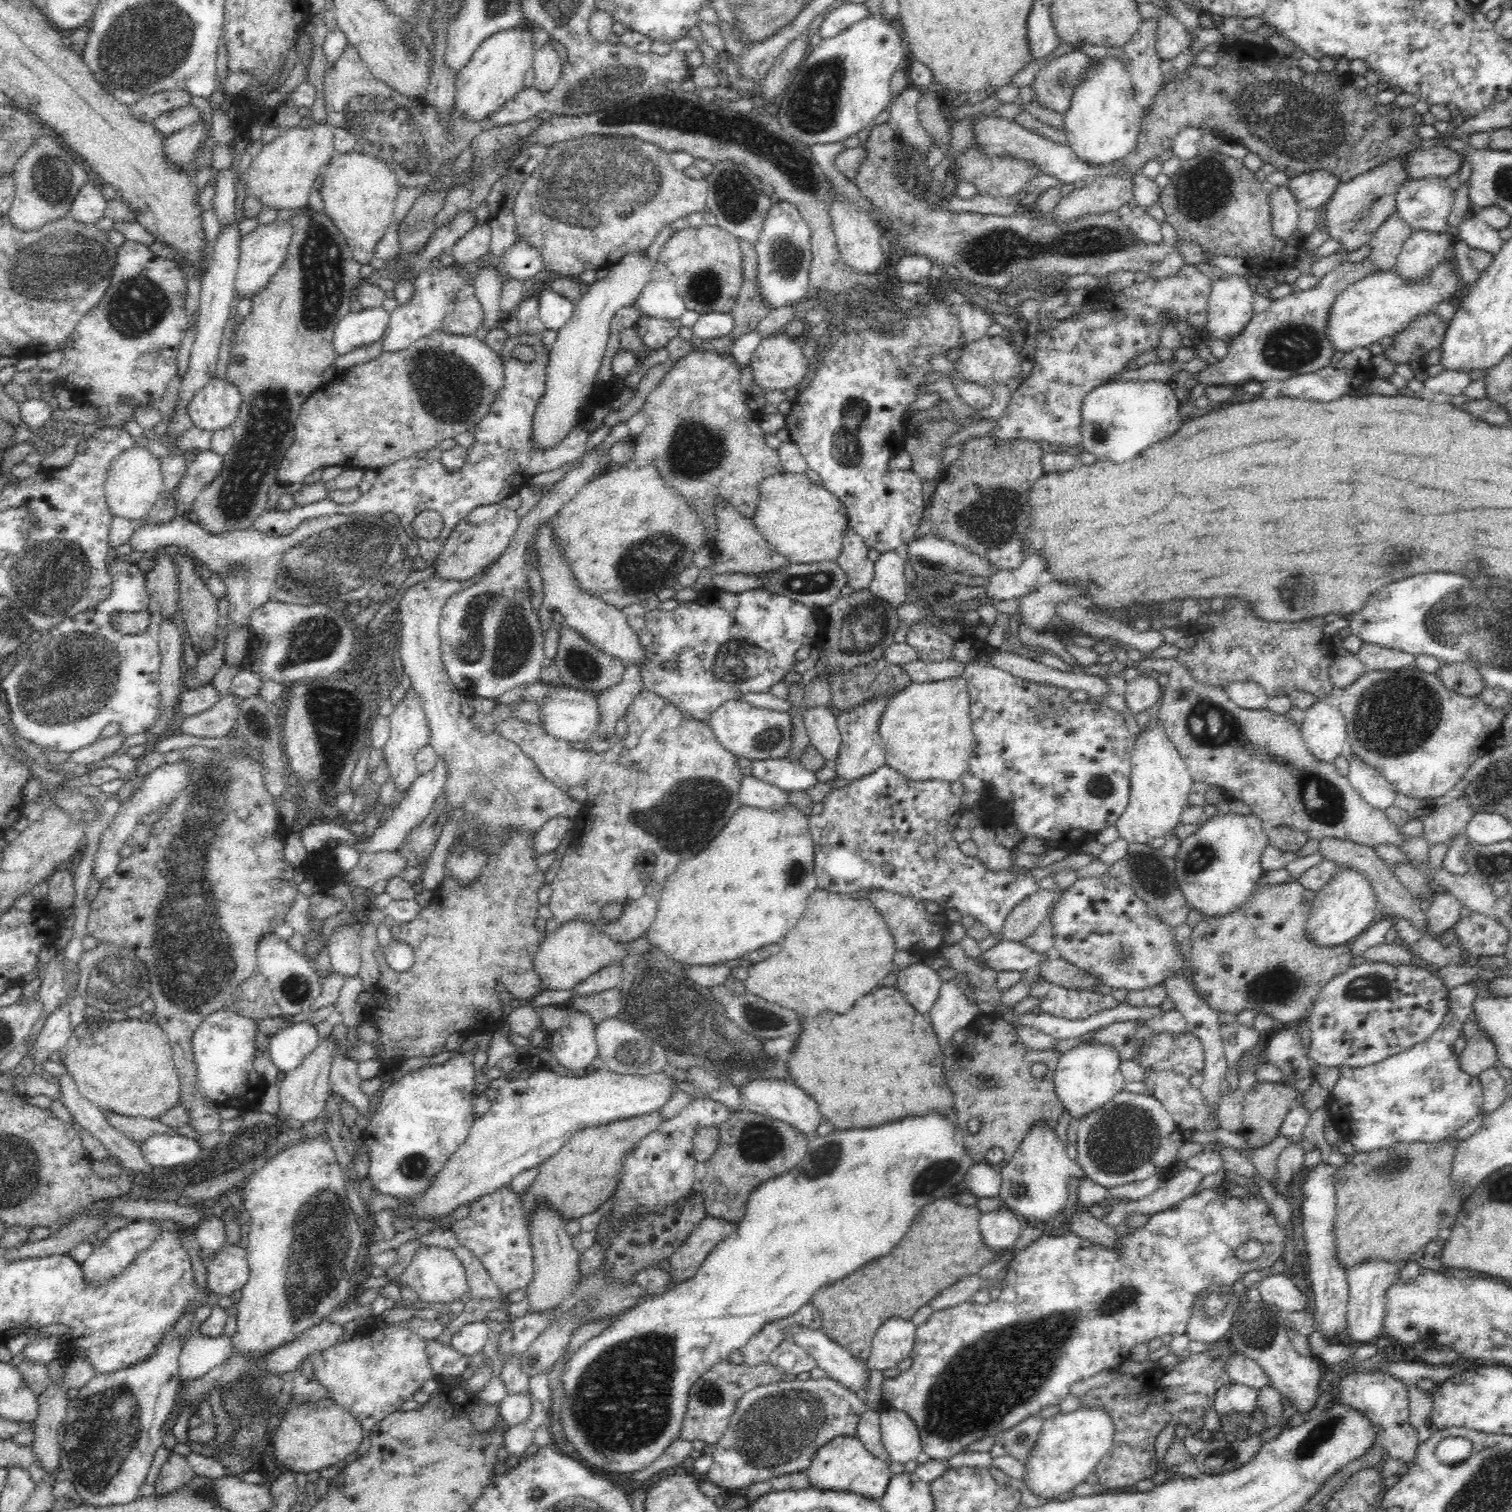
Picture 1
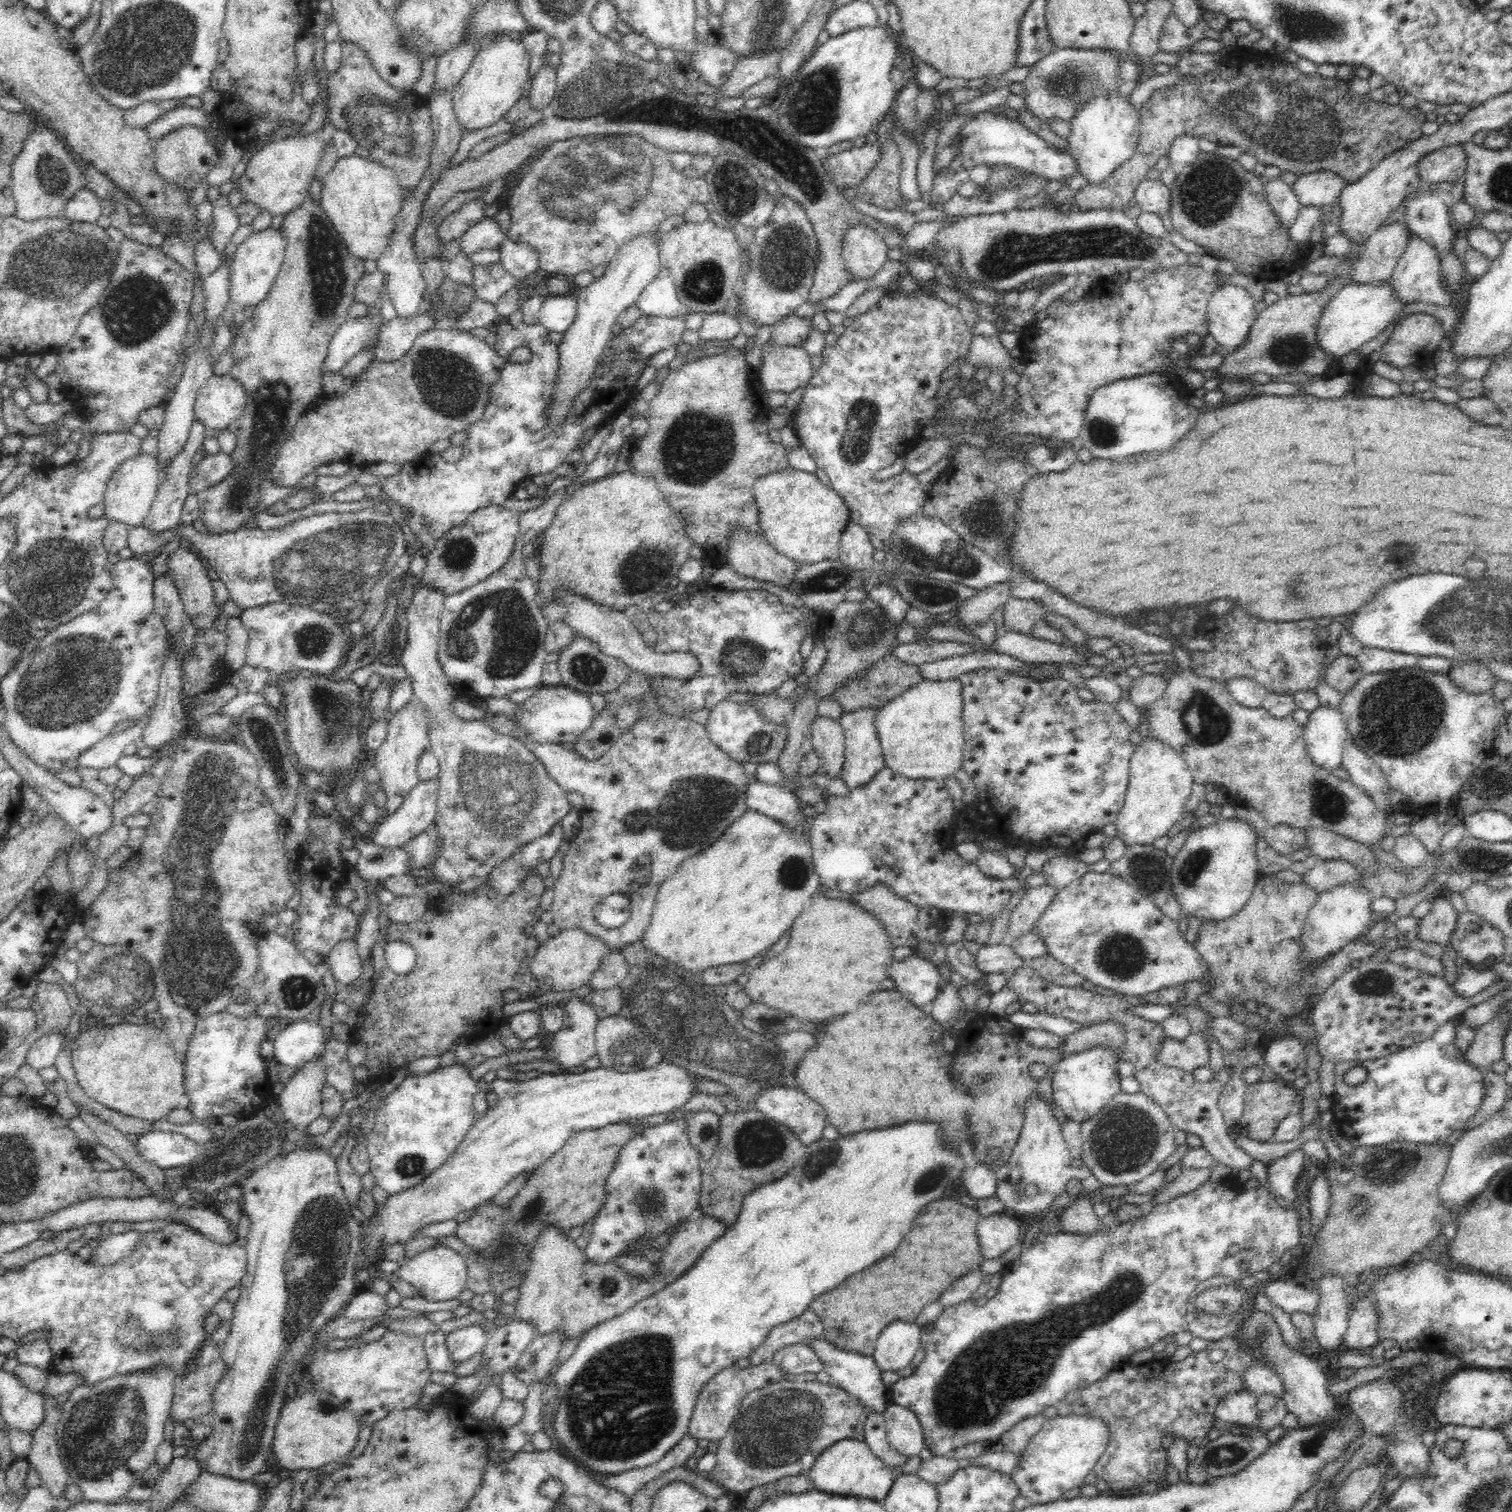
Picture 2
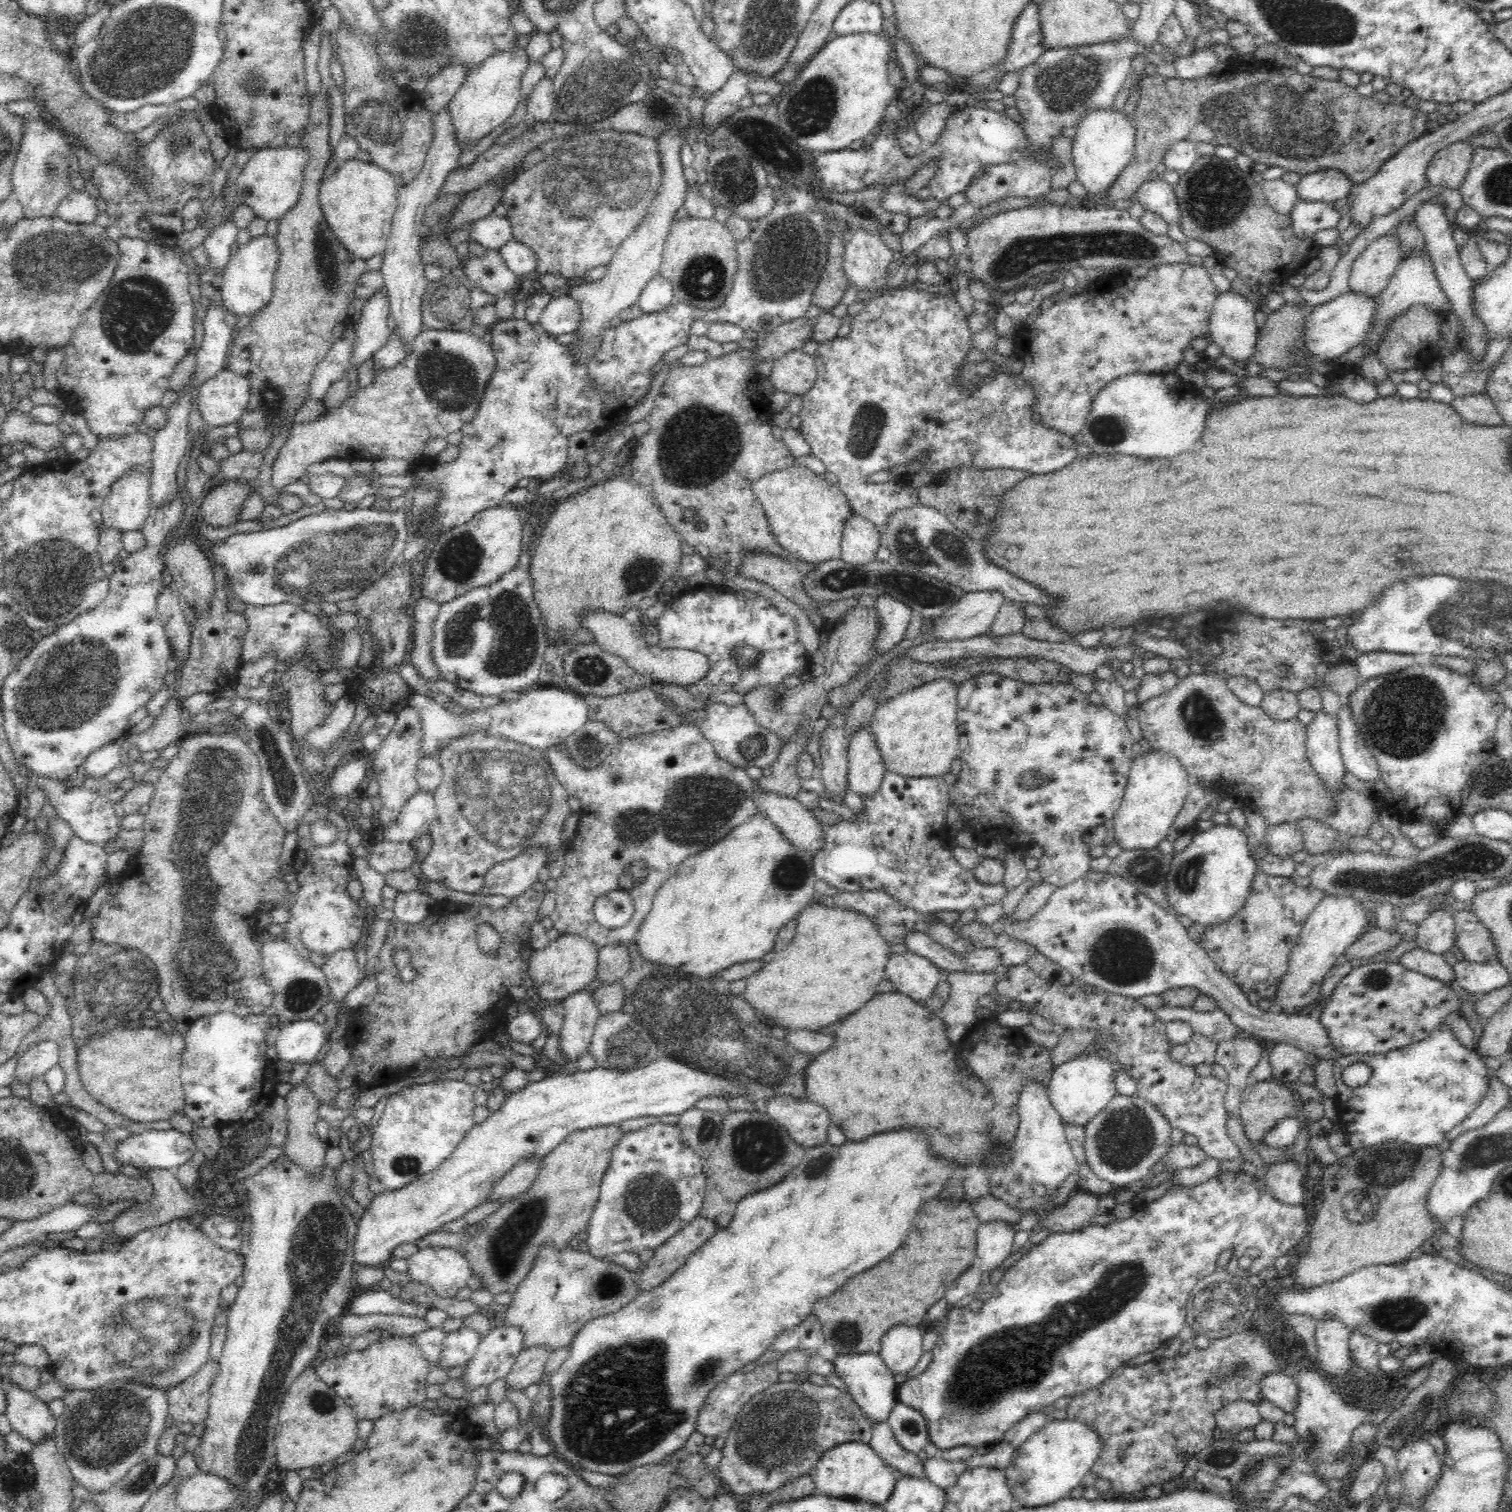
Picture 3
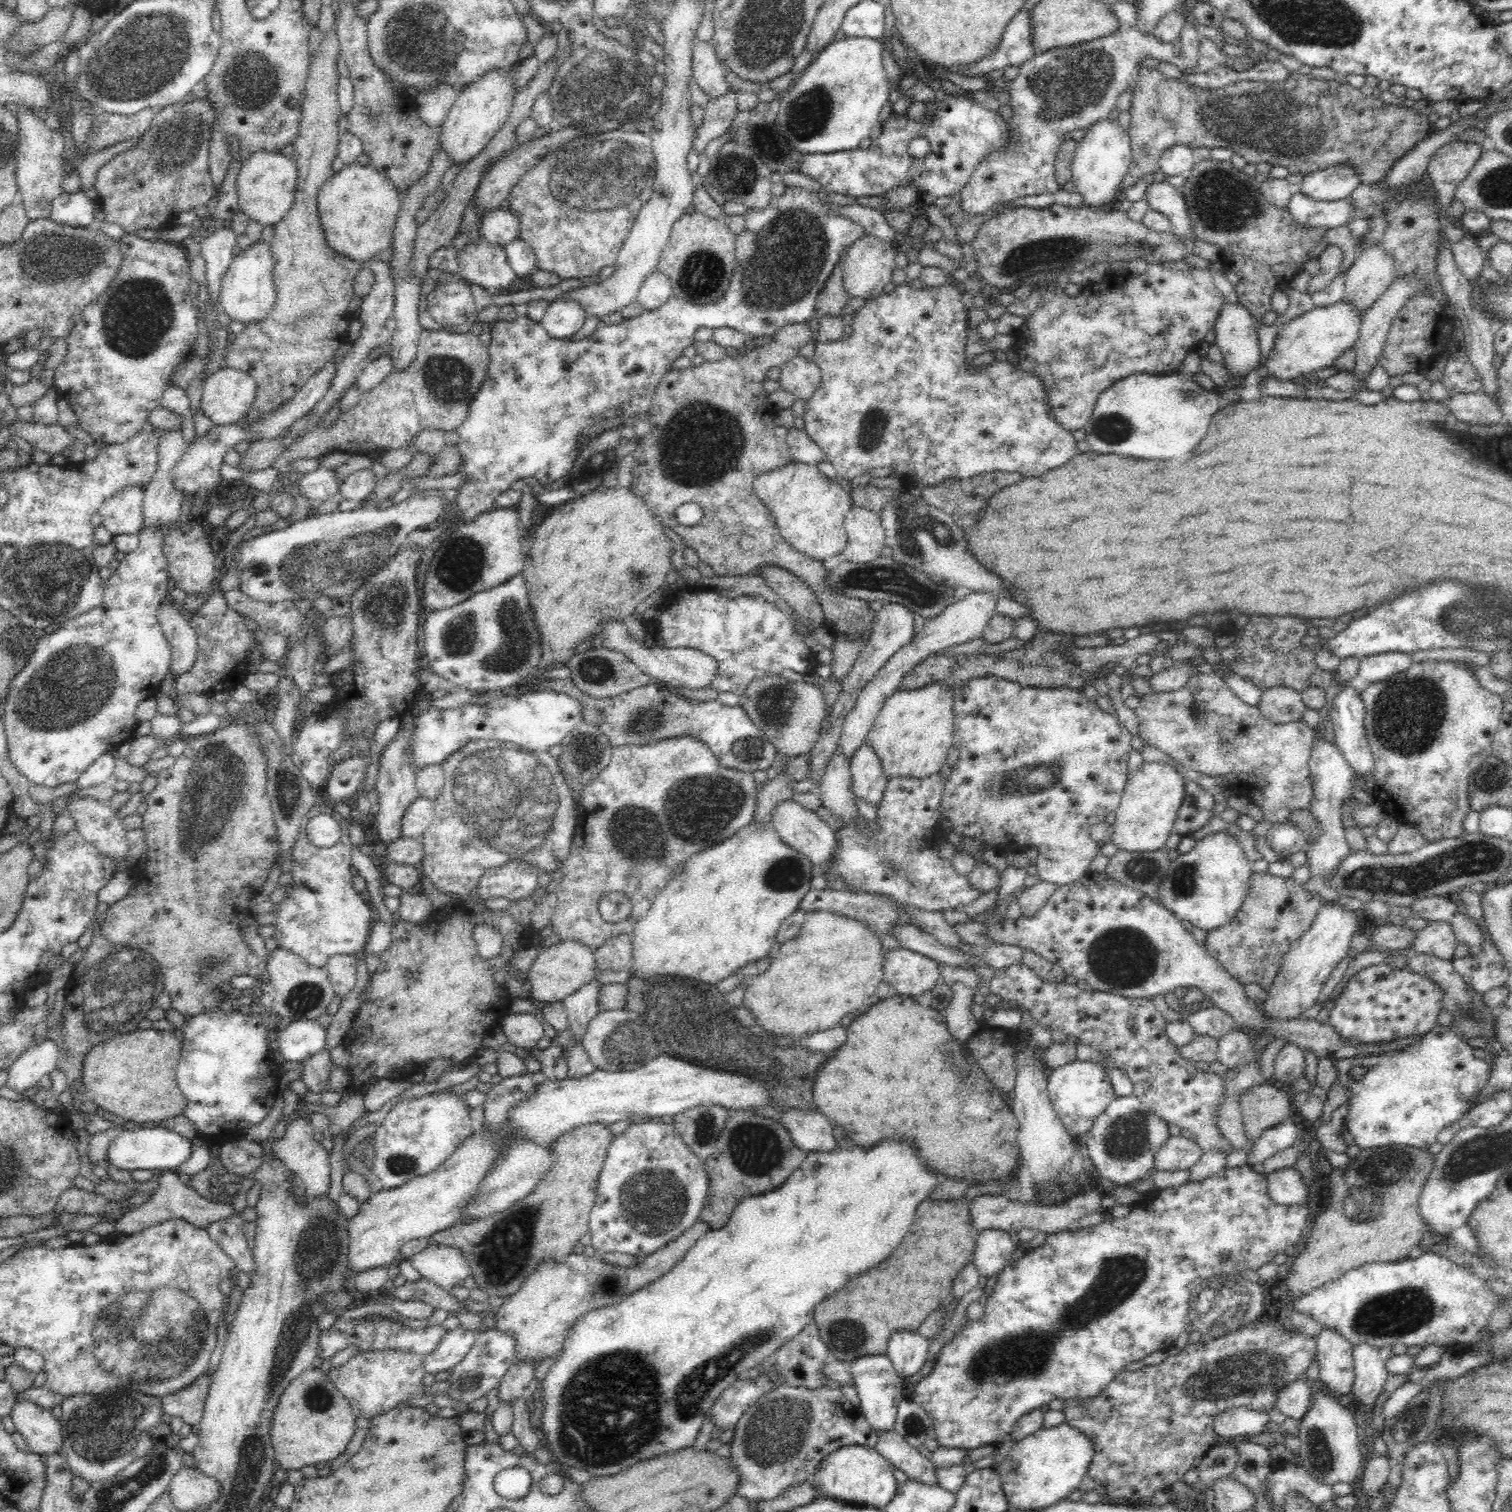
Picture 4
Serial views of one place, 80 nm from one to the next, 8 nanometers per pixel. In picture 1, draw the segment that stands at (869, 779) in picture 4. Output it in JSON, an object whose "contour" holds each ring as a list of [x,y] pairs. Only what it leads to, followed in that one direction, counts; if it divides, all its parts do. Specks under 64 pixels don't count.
{"contour":[[[876,692],[862,704],[836,715],[836,726],[840,731],[840,748],[836,752],[833,768],[839,779],[854,781],[862,776],[869,776],[870,772],[887,764],[885,744],[879,735],[879,722],[892,695],[894,694]]]}

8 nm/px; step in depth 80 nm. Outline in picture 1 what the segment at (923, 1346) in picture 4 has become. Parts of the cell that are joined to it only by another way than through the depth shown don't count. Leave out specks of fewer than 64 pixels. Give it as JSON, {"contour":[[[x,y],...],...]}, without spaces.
{"contour":[[[892,1316],[878,1328],[866,1366],[874,1370],[894,1368],[902,1360],[906,1360],[912,1352],[916,1339],[916,1328],[911,1320]]]}

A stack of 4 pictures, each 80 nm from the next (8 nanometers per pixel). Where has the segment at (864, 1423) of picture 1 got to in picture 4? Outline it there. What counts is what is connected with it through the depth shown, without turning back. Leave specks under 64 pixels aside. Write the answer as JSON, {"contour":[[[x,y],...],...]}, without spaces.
{"contour":[[[884,1430],[884,1432],[878,1432],[878,1440],[876,1440],[874,1448],[894,1468],[905,1472],[909,1479],[924,1484],[936,1485],[936,1482],[938,1482],[933,1462],[924,1457],[919,1449],[906,1443],[906,1440],[896,1431]]]}

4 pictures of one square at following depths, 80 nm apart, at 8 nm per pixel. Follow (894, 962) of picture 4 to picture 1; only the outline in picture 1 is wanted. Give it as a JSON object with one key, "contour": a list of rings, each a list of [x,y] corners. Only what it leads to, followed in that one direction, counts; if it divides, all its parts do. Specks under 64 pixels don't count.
{"contour":[[[920,959],[911,966],[896,971],[896,987],[903,992],[908,1003],[920,1014],[931,1012],[943,982],[940,975]]]}

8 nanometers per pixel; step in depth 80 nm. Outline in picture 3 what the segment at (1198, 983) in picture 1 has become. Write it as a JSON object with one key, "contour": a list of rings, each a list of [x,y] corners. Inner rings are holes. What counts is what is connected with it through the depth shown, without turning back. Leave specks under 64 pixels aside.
{"contour":[[[1259,870],[1254,876],[1250,894],[1239,912],[1226,920],[1226,923],[1207,927],[1197,943],[1226,978],[1236,983],[1242,992],[1248,994],[1256,991],[1261,999],[1273,1002],[1280,979],[1288,970],[1289,956],[1301,934],[1302,926],[1310,912],[1313,912],[1312,908],[1325,895],[1310,885],[1297,886],[1289,877],[1272,876]],[[1372,928],[1370,932],[1365,932],[1356,942],[1346,948],[1342,959],[1350,962],[1352,958],[1360,958],[1366,961],[1370,956],[1374,956],[1383,950],[1390,950],[1402,940],[1398,932],[1387,932],[1380,928]],[[1253,966],[1268,968],[1268,978],[1253,981],[1250,976]]]}

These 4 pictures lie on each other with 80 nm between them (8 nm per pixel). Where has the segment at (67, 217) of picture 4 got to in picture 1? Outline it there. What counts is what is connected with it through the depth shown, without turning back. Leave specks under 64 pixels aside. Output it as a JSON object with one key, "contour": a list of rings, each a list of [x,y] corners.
{"contour":[[[92,177],[78,191],[71,204],[69,215],[76,221],[96,223],[104,217],[107,200],[102,194],[100,182]]]}

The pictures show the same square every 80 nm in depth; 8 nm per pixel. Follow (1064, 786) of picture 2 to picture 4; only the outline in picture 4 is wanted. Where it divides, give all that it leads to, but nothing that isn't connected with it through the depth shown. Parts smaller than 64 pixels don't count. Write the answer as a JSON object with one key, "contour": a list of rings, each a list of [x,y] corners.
{"contour":[[[984,675],[973,678],[954,690],[954,747],[959,752],[959,759],[946,780],[944,796],[941,799],[941,812],[944,820],[950,820],[954,825],[954,833],[966,836],[966,844],[960,851],[968,853],[981,861],[982,851],[996,846],[1030,846],[1038,848],[1040,855],[1037,859],[1037,872],[1040,880],[1062,886],[1082,878],[1090,872],[1092,860],[1100,853],[1100,845],[1090,837],[1090,828],[1105,822],[1110,813],[1115,813],[1120,805],[1125,785],[1130,776],[1128,773],[1128,758],[1132,752],[1130,743],[1131,732],[1120,722],[1120,719],[1110,711],[1104,711],[1095,701],[1076,688],[1038,688],[1026,686],[998,678],[994,675]]]}

